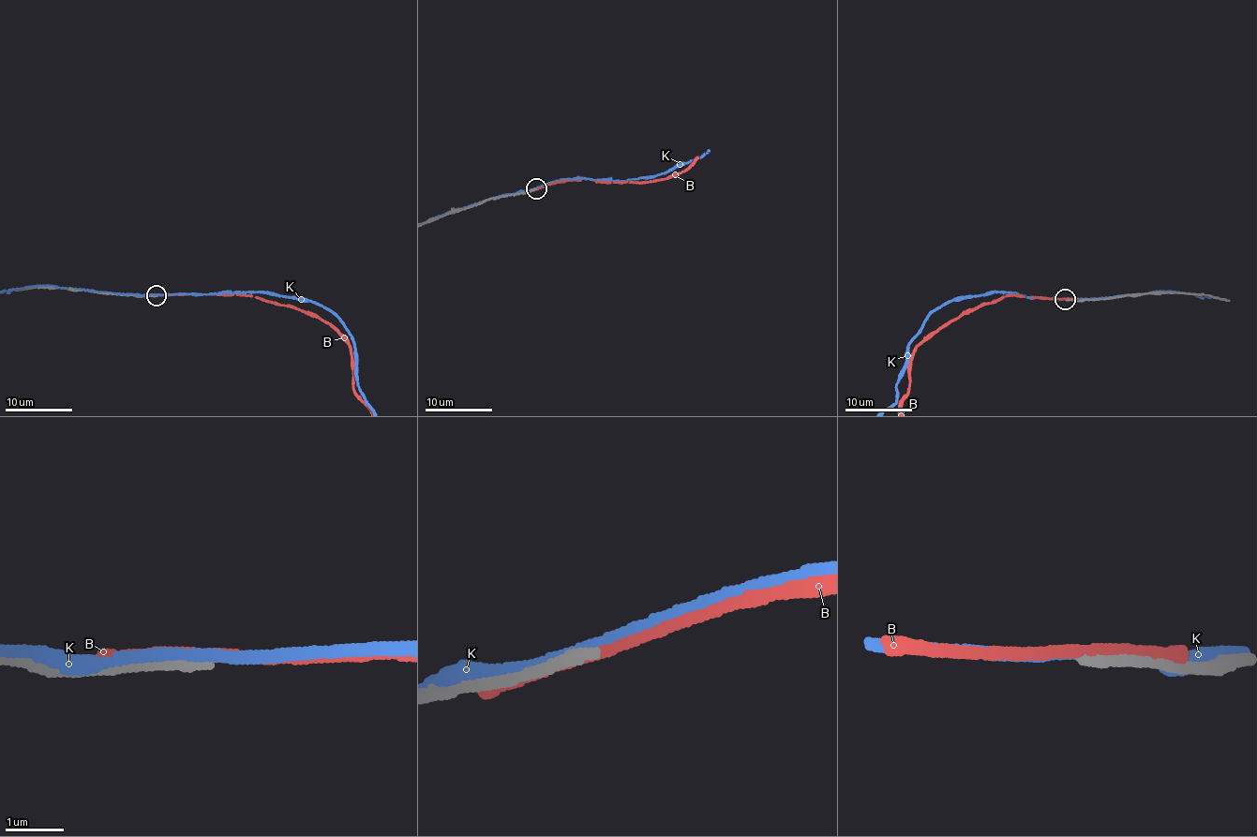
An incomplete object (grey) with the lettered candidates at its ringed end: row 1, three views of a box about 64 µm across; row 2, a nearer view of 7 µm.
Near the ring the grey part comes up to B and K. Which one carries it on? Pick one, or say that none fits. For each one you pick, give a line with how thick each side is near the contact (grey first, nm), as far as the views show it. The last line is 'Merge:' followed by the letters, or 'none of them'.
Merge: none of them

